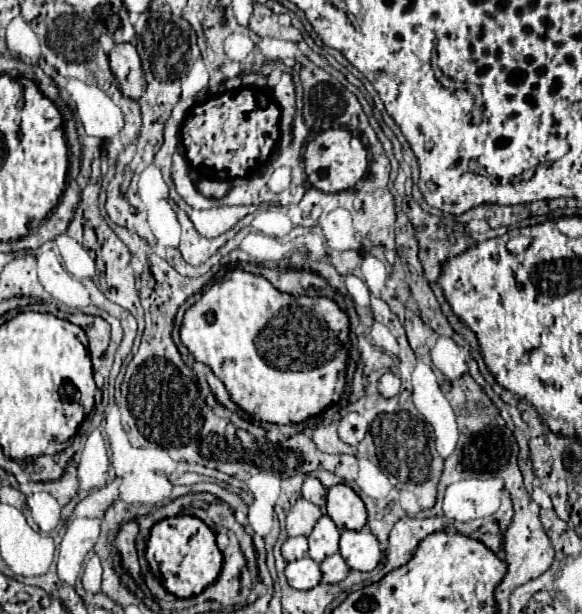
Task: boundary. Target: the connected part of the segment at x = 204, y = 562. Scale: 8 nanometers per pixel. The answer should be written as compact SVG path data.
M172 516L154 524L146 546L150 568L162 578L166 590L178 598L192 598L208 584L216 582L222 568L222 552L216 546L216 534L196 516Z

